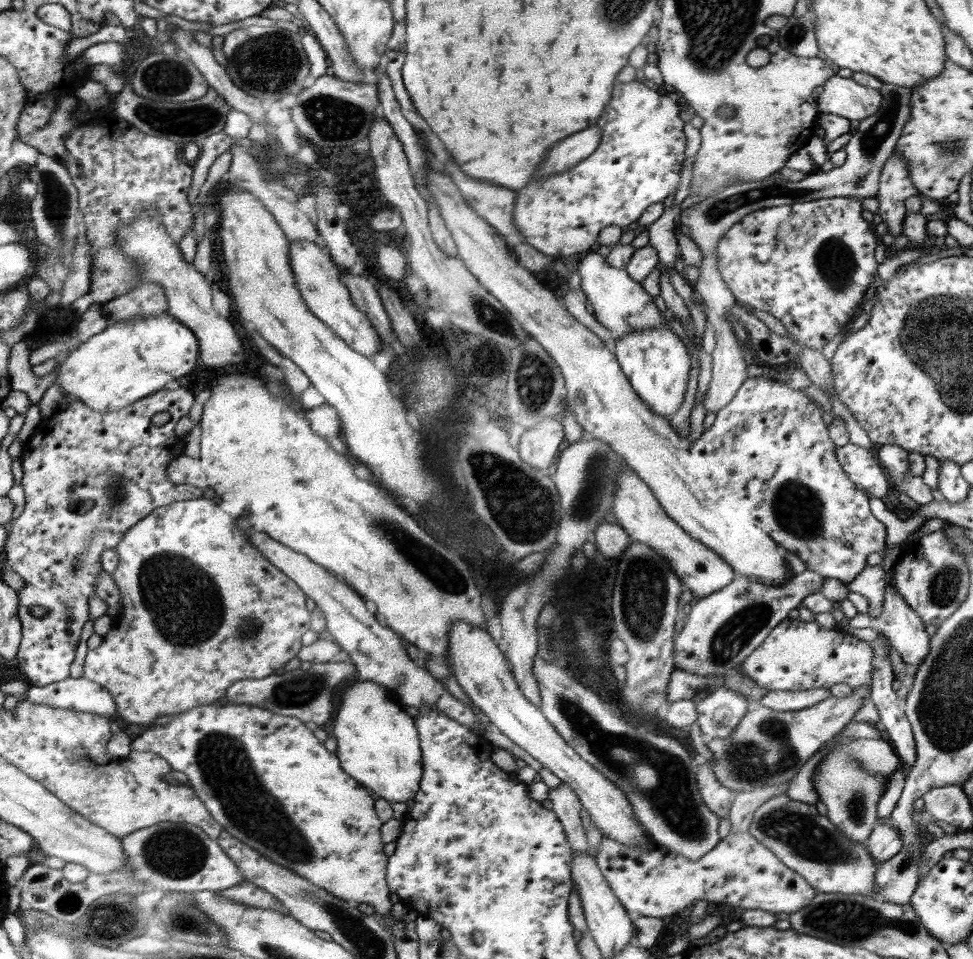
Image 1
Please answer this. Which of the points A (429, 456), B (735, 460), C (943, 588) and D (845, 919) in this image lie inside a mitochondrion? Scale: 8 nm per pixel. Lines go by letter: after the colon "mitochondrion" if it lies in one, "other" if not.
A: other
B: other
C: mitochondrion
D: mitochondrion

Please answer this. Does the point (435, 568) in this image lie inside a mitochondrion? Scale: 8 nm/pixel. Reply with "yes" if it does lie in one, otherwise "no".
yes

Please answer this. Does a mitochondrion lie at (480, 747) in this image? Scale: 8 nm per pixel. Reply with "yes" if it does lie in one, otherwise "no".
no

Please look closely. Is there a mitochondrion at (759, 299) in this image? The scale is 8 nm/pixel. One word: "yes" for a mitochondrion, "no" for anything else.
no

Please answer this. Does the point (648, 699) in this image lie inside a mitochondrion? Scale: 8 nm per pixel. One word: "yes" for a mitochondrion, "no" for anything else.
yes

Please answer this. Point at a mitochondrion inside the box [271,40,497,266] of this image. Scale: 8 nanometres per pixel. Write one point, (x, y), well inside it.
(336, 119)

